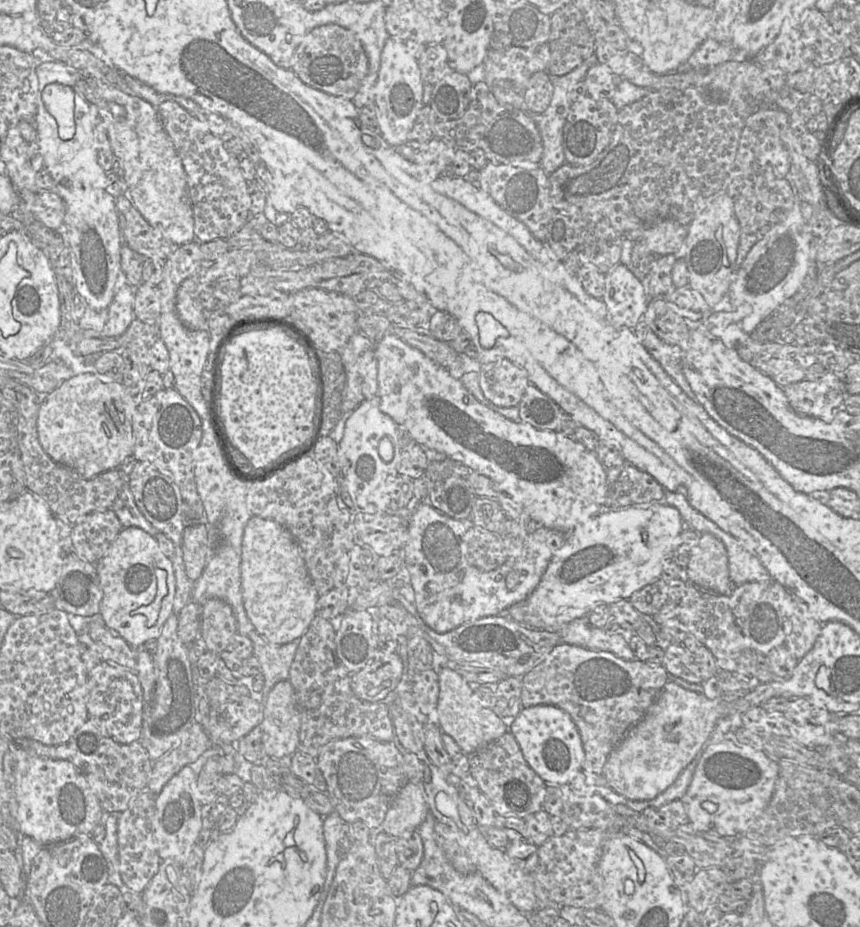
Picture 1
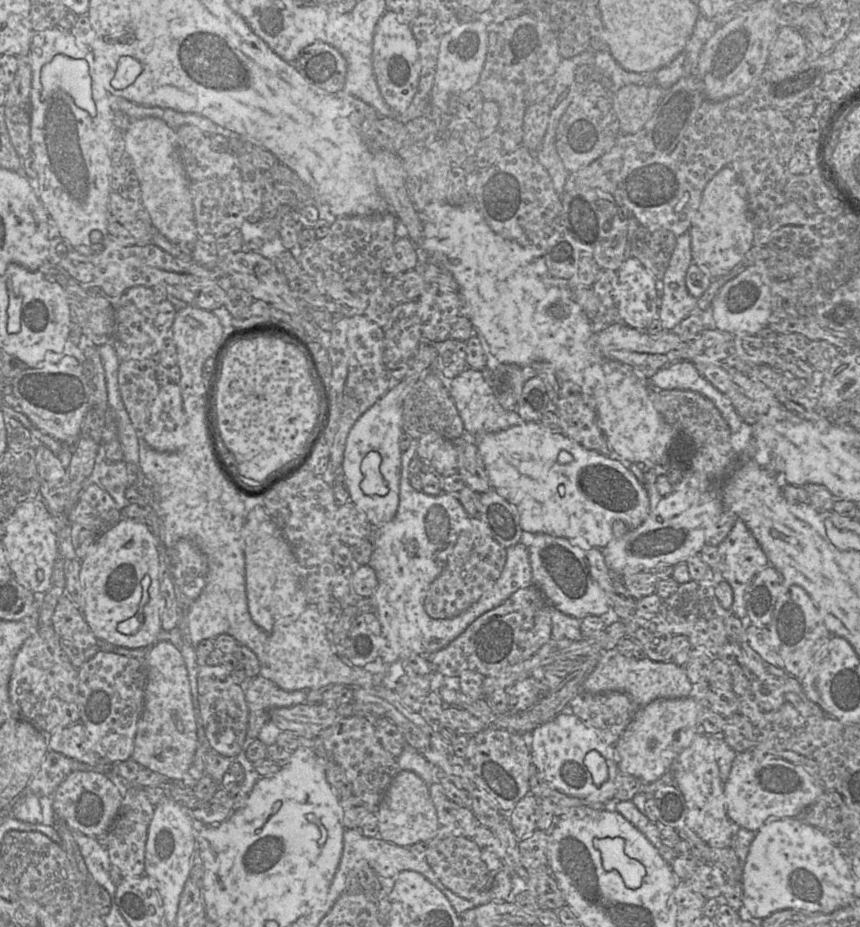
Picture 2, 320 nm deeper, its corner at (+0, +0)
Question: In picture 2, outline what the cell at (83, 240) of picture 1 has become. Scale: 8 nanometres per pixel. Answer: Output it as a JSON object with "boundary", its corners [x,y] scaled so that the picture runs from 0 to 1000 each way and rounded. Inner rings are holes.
{"boundary":[[[60,29],[48,35],[41,35],[36,42],[34,63],[37,76],[35,148],[37,166],[42,172],[47,216],[57,233],[65,239],[70,254],[77,257],[92,273],[106,275],[120,269],[120,258],[127,254],[126,219],[130,206],[128,191],[131,178],[128,169],[128,152],[131,149],[133,139],[136,138],[131,132],[131,122],[135,106],[138,105],[127,101],[117,91],[116,85],[110,80],[109,60],[105,52],[92,46],[81,33]],[[67,58],[101,66],[107,86],[107,105],[112,113],[109,126],[92,117],[76,98],[51,94],[48,86],[49,72]]]}

